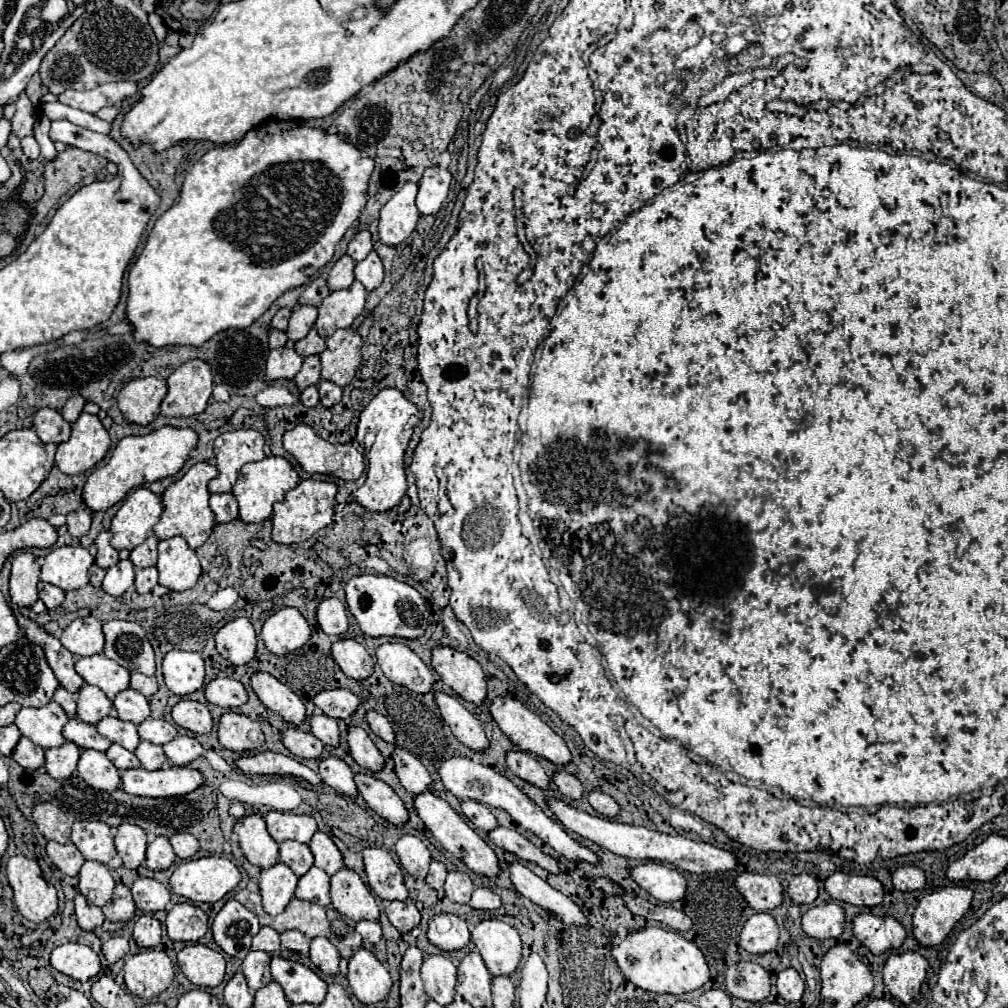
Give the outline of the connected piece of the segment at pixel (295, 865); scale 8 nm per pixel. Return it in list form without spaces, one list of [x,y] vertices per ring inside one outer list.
[[[285,840],[279,844],[281,862],[285,862],[297,876],[303,876],[313,866],[313,852],[307,844]]]

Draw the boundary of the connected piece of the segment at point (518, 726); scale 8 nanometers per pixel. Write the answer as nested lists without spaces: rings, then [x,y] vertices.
[[[497,696],[491,706],[489,706],[489,712],[493,716],[493,720],[499,724],[499,728],[523,750],[523,752],[531,752],[535,756],[543,756],[547,760],[551,760],[553,764],[559,764],[559,766],[565,766],[569,760],[571,760],[571,752],[565,744],[565,740],[555,734],[535,712],[527,710],[519,700],[511,698],[511,696]]]

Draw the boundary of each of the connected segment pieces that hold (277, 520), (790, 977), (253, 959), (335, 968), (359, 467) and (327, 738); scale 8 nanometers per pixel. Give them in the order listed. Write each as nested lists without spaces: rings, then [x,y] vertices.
[[[301,480],[293,490],[285,494],[281,502],[273,506],[273,534],[271,538],[279,544],[299,544],[311,538],[317,530],[333,522],[337,484],[325,480]]]
[[[787,968],[777,974],[777,992],[787,1002],[799,1002],[803,996],[803,990],[805,990],[805,984],[797,974],[797,970]]]
[[[249,952],[247,958],[243,960],[243,974],[247,978],[249,988],[255,992],[263,986],[267,986],[273,978],[271,978],[271,970],[269,970],[269,954],[267,952]]]
[[[323,936],[311,940],[311,962],[323,972],[323,974],[337,974],[339,972],[339,952],[337,948]]]
[[[299,424],[299,428],[293,428],[291,432],[285,434],[283,446],[291,456],[297,458],[301,468],[309,474],[329,474],[329,476],[335,476],[341,480],[357,480],[365,468],[363,456],[353,444],[331,444],[331,442],[319,438],[311,430],[311,426],[305,426],[305,424]]]
[[[313,714],[309,724],[311,724],[311,734],[319,738],[323,744],[329,744],[329,746],[339,744],[339,728],[337,728],[335,718],[325,716],[325,714]]]

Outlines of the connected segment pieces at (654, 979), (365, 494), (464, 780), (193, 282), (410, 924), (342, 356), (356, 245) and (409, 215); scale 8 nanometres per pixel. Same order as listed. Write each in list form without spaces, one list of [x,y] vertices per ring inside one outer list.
[[[643,928],[639,932],[617,936],[611,948],[613,958],[617,960],[621,972],[639,988],[659,994],[683,994],[701,988],[711,980],[711,970],[707,966],[705,954],[679,932],[667,928]]]
[[[397,388],[381,390],[369,402],[369,406],[361,412],[357,428],[365,428],[365,434],[373,432],[373,440],[371,440],[371,444],[367,444],[367,460],[369,460],[367,480],[353,494],[353,500],[371,512],[391,510],[393,506],[397,506],[401,502],[401,498],[407,492],[407,480],[405,480],[405,472],[403,472],[403,454],[405,454],[405,448],[413,434],[413,430],[409,426],[411,416],[421,416],[421,412]]]
[[[455,756],[455,758],[449,758],[449,760],[443,760],[441,762],[441,768],[439,768],[439,776],[441,776],[441,782],[443,786],[453,794],[457,796],[459,800],[477,800],[481,804],[489,804],[489,806],[495,806],[495,808],[503,808],[505,812],[509,812],[513,816],[513,820],[523,826],[525,830],[533,832],[535,836],[539,836],[545,844],[549,844],[557,854],[565,856],[565,858],[571,858],[571,860],[585,860],[585,862],[597,862],[597,856],[589,850],[589,848],[583,848],[581,844],[577,844],[569,834],[567,830],[563,828],[563,824],[555,818],[549,818],[533,800],[529,800],[513,782],[509,782],[503,774],[483,766],[483,764],[477,764],[469,758],[461,758],[461,756]]]
[[[267,120],[261,126],[247,132],[247,136],[237,144],[227,144],[209,150],[185,176],[179,202],[171,206],[153,226],[153,230],[147,236],[145,248],[141,256],[135,260],[135,264],[129,270],[129,294],[127,294],[127,322],[133,326],[133,338],[135,342],[147,342],[155,348],[163,346],[177,346],[177,344],[189,344],[189,346],[201,346],[209,338],[213,338],[217,332],[227,328],[247,328],[251,326],[261,314],[269,310],[269,306],[287,290],[307,284],[319,268],[323,268],[335,252],[337,242],[343,238],[343,234],[353,226],[353,222],[359,218],[363,206],[365,206],[365,192],[367,182],[373,172],[373,160],[363,158],[361,152],[343,140],[343,136],[329,136],[323,130],[301,126],[301,122],[281,122],[281,120]]]
[[[387,902],[385,904],[385,914],[389,922],[399,930],[399,932],[409,932],[419,924],[419,910],[415,908],[413,902]]]
[[[353,328],[337,330],[335,334],[327,336],[325,344],[327,344],[325,352],[319,356],[321,378],[331,380],[339,386],[347,386],[353,380],[355,370],[361,364],[363,340],[359,332]]]
[[[361,230],[361,232],[357,232],[357,236],[349,242],[347,254],[349,254],[355,262],[359,262],[359,260],[363,260],[371,250],[373,250],[371,232],[369,232],[369,230]]]
[[[407,182],[383,208],[379,218],[379,240],[387,246],[397,246],[415,230],[419,222],[419,210],[415,206],[419,186]]]

